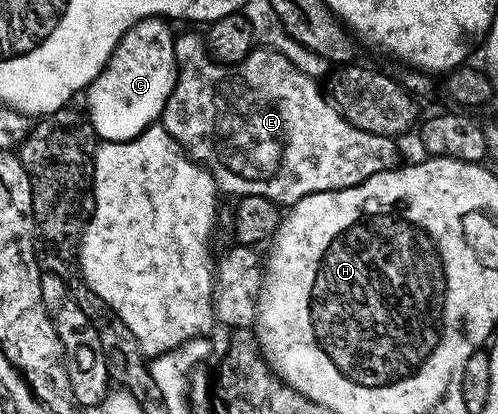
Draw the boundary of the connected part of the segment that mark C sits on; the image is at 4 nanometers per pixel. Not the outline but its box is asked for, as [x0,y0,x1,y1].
[86,16,178,141]

